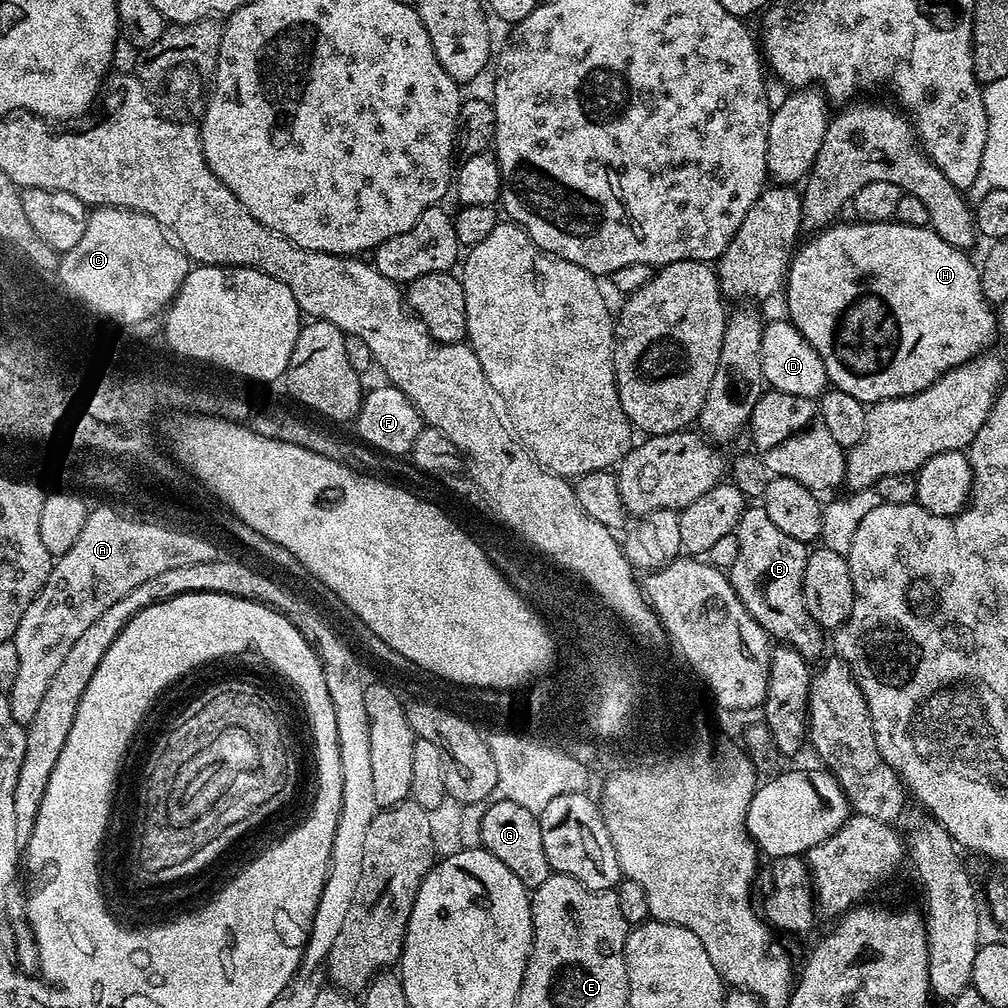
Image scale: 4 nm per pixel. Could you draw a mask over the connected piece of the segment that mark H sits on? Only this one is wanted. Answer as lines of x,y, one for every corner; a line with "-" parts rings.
887,220
855,222
856,224
840,223
833,223
815,233
808,238
808,241
804,240
795,249
788,267
786,283
787,319
795,324
796,329
810,342
810,346
814,346
814,350
818,350
818,354
826,366
829,381
835,387
842,389
846,394
854,394
854,398
858,398
865,406
871,406
880,400
918,394
922,390
926,390
926,386
933,384
942,374
946,374
952,368
967,364
975,356
979,356
985,350
993,347
992,339
998,336
998,316
993,305
988,303
987,295
980,285
980,269
975,263
971,264
968,261
969,253
967,251
950,246
950,242
946,242
936,232
933,232
931,227
906,226

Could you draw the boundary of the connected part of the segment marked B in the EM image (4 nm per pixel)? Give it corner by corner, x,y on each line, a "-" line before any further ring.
762,506
745,508
735,533
739,549
730,569
730,579
738,598
773,641
796,648
809,662
819,661
825,655
826,632
810,618
804,601
804,571
809,549
800,540
790,538
790,534
782,534

